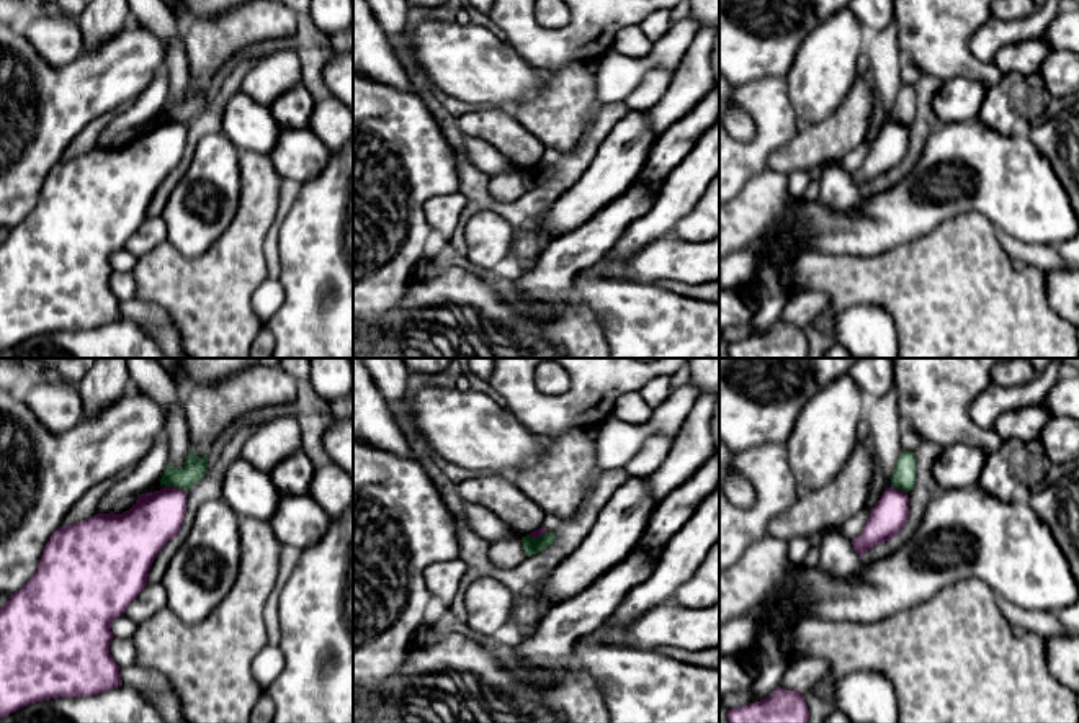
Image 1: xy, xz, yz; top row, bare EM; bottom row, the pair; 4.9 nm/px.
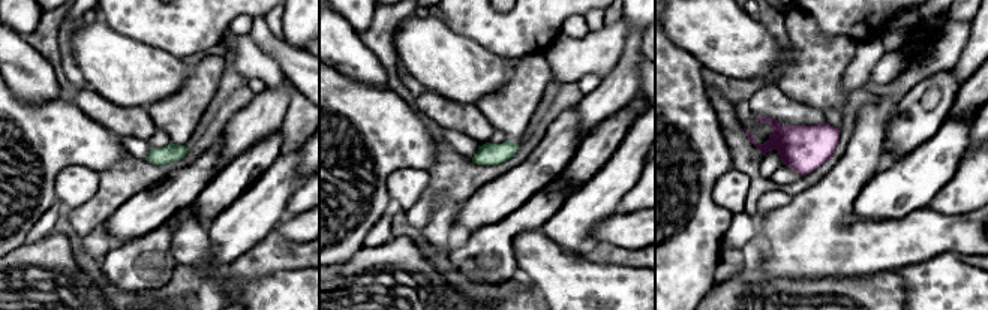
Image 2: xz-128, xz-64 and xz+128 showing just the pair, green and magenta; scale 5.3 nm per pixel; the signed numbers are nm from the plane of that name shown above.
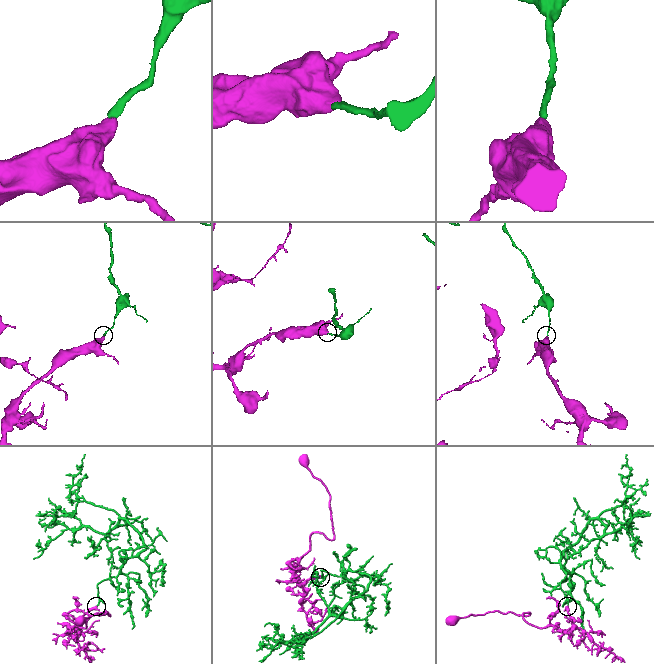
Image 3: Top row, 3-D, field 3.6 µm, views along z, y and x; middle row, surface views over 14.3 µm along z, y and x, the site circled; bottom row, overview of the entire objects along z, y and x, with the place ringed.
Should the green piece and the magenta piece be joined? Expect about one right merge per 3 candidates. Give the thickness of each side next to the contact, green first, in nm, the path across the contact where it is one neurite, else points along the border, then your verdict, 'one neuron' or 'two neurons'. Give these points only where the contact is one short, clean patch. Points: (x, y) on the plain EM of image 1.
110 nm thick on the green side, 260 nm on the other; border along xy (165, 118), (185, 125); two neurons

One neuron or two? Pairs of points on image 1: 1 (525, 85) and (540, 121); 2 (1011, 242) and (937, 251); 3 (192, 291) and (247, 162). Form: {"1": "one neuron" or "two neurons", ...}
{"1": "two neurons", "2": "two neurons", "3": "one neuron"}

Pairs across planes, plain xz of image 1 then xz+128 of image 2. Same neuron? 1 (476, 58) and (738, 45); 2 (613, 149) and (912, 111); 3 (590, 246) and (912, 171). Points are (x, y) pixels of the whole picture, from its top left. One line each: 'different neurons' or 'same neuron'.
1: same neuron
2: same neuron
3: same neuron

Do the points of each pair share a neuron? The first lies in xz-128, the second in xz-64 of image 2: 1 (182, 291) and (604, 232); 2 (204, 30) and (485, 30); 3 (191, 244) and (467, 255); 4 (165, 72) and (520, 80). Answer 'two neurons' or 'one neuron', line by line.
1: two neurons
2: one neuron
3: two neurons
4: two neurons

